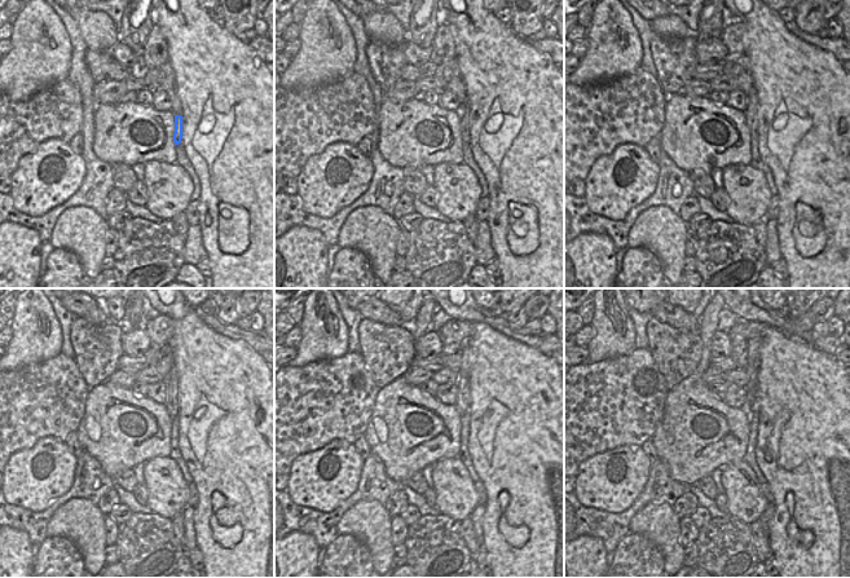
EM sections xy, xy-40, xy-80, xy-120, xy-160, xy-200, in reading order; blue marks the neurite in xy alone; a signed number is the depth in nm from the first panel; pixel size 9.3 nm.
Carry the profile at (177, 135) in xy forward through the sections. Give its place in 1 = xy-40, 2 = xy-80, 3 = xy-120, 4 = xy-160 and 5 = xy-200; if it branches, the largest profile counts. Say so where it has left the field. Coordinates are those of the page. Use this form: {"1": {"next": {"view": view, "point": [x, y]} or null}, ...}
{"1": {"next": {"view": "xy-40", "point": [462, 111]}}, "2": {"next": {"view": "xy-80", "point": [751, 114]}}, "3": {"next": {"view": "xy-120", "point": [171, 380]}}, "4": {"next": {"view": "xy-160", "point": [462, 401]}}, "5": {"next": {"view": "xy-200", "point": [752, 344]}}}

